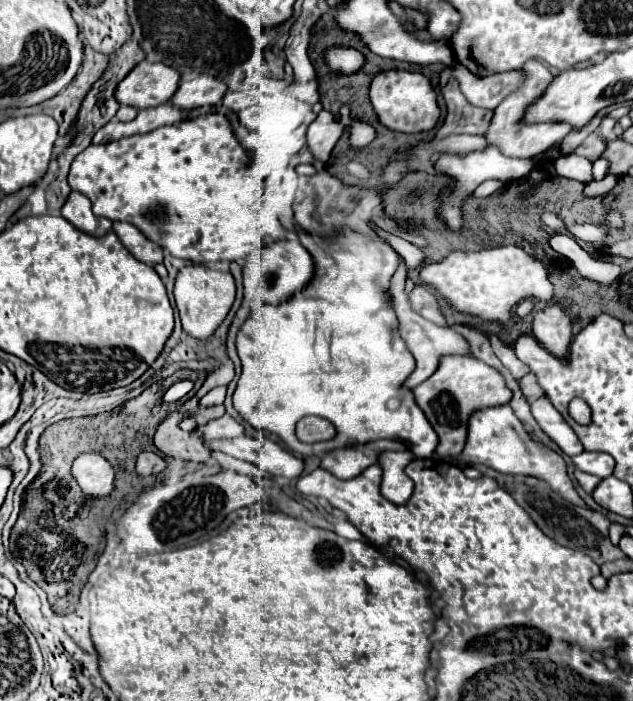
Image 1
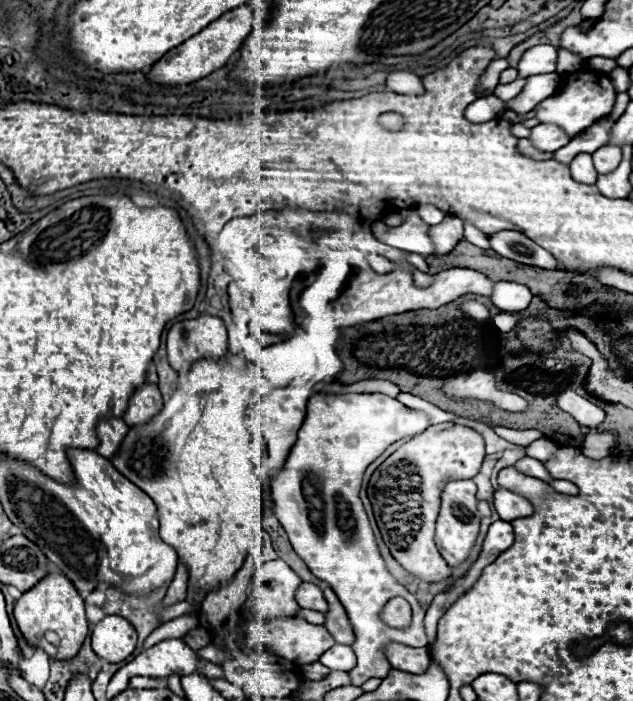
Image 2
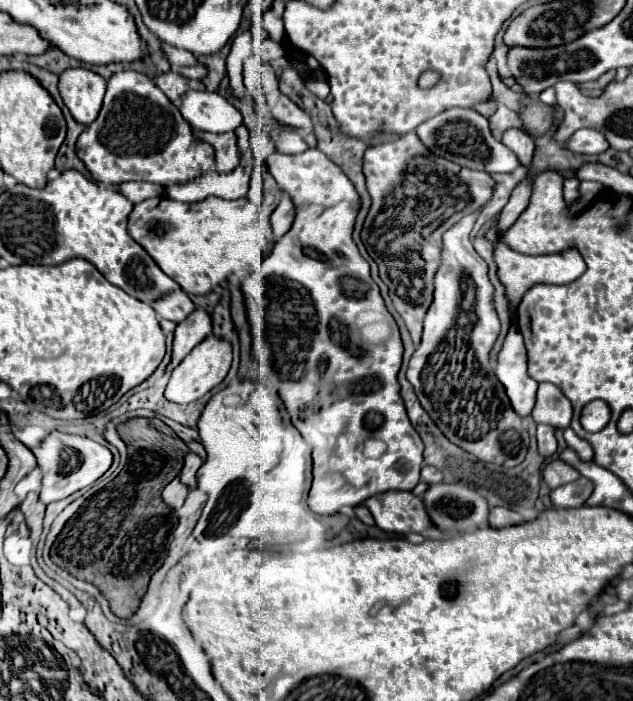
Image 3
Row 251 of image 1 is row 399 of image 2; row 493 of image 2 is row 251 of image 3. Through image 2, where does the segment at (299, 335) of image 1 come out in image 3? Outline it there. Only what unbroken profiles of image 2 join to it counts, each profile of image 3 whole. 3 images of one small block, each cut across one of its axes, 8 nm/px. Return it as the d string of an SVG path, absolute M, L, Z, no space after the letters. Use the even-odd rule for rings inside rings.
M310 148L296 156L276 152L266 158L266 164L278 186L288 192L294 206L298 206L292 228L274 244L270 256L262 260L258 272L268 298L264 344L282 346L278 348L280 352L274 350L270 356L272 360L274 356L286 358L286 362L282 362L286 368L276 368L276 372L280 372L280 380L276 382L278 396L284 402L296 430L308 444L312 444L314 480L308 506L316 514L334 514L342 506L358 506L380 492L412 490L420 482L424 444L408 420L396 378L404 352L398 326L386 310L378 284L370 276L370 264L362 258L352 240L354 220L360 210L360 196L348 176L318 148ZM290 330L316 330L310 350L302 358L292 360L296 362L296 368L294 364L290 368ZM368 438L384 440L388 446L386 454L378 460L368 460L362 454L362 440Z

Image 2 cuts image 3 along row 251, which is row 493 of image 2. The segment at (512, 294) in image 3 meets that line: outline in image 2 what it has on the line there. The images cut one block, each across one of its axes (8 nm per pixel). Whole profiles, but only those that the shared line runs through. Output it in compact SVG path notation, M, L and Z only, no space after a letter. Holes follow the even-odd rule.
M554 479L552 482L547 482L554 490L563 494L576 494L578 492L578 488L572 484L572 482L568 482L568 480L562 479ZM504 488L496 490L494 508L500 514L500 518L508 520L508 522L512 522L516 518L526 518L526 516L530 516L534 512L532 504L526 498L518 496L518 494L510 492L510 490L504 490Z

